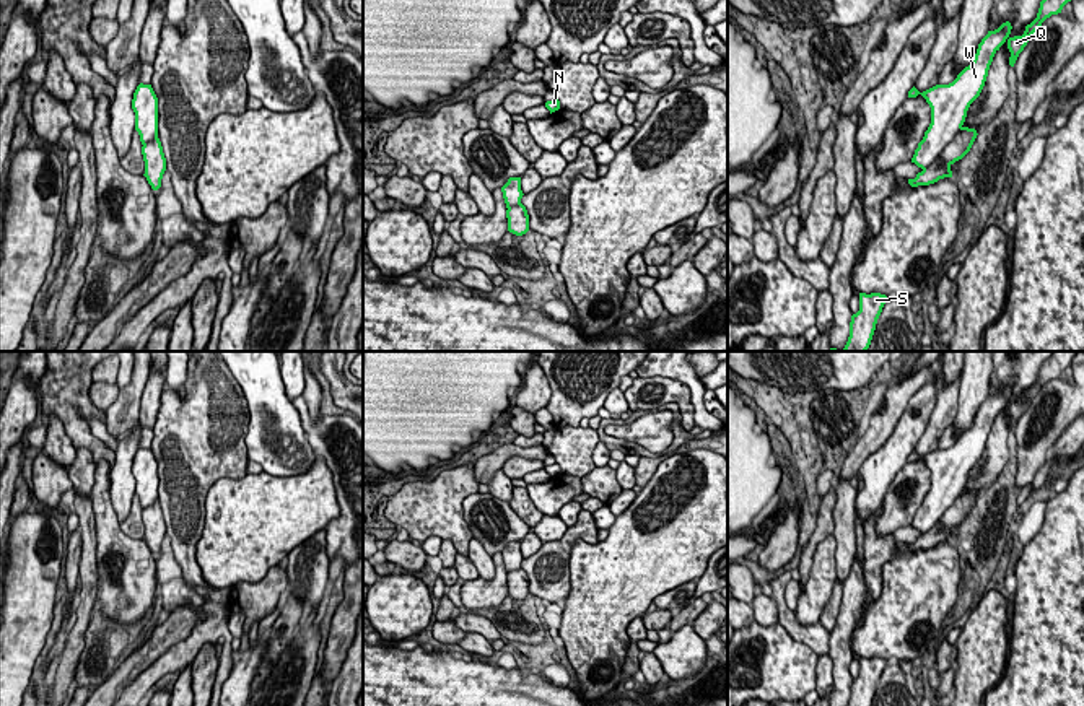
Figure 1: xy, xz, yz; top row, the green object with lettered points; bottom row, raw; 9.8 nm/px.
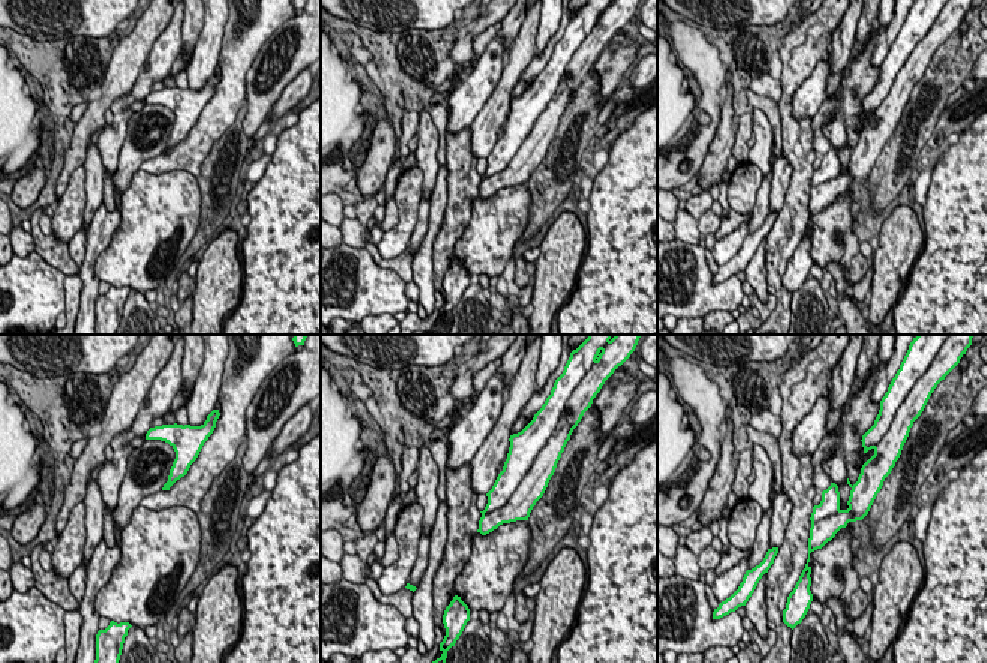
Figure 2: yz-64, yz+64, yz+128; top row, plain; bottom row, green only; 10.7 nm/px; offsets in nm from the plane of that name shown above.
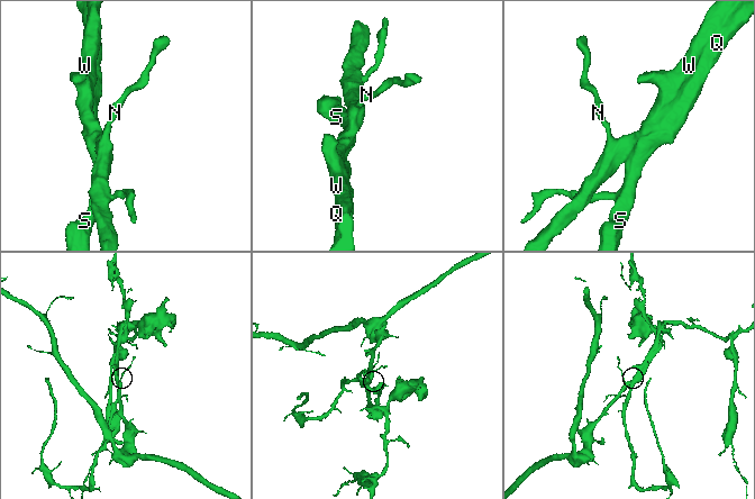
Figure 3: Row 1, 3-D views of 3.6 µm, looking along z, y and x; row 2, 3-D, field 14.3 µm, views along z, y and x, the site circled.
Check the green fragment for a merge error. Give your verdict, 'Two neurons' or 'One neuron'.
Two neurons

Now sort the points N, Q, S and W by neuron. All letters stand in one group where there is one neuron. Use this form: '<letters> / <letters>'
N W / Q S

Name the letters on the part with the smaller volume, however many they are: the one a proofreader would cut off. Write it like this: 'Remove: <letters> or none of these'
Remove: Q, S

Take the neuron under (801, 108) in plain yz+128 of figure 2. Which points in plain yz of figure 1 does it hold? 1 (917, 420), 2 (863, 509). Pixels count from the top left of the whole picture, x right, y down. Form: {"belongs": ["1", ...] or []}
{"belongs": ["1", "2"]}

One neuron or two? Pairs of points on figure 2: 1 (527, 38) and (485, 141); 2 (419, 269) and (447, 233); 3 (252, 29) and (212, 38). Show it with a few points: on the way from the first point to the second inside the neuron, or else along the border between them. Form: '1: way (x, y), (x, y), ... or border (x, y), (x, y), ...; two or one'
1: way (515, 63), (492, 116); one
2: border (443, 216), (443, 224), (434, 242), (434, 287); two
3: border (228, 15), (215, 69); two

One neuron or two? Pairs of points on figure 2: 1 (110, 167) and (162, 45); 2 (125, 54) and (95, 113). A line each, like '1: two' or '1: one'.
1: one
2: one

